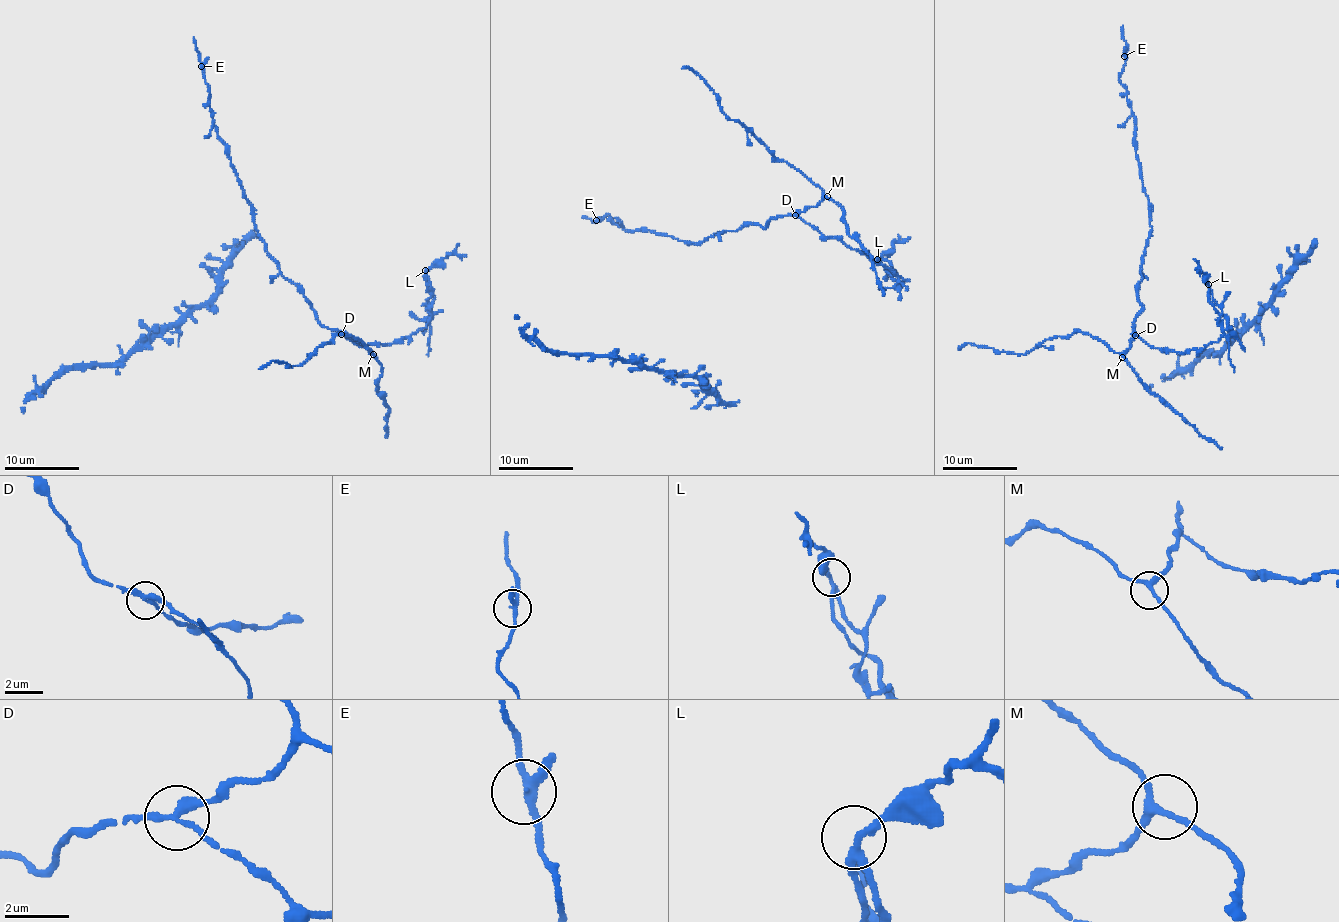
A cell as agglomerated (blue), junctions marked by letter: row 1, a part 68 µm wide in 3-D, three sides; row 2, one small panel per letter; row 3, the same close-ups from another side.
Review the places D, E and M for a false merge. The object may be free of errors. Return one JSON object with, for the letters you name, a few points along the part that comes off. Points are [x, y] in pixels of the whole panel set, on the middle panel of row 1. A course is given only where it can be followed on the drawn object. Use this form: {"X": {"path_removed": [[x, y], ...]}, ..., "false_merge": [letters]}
{"D": {"path_removed": [[795, 215], [825, 237], [862, 251], [898, 276], [893, 277], [889, 263], [880, 260], [893, 243], [910, 237]]}, "false_merge": ["D"]}

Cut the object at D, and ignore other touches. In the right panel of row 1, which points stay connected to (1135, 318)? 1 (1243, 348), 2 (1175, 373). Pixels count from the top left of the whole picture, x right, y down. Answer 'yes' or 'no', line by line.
1: no
2: yes

